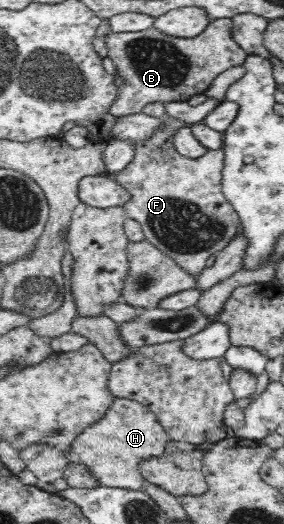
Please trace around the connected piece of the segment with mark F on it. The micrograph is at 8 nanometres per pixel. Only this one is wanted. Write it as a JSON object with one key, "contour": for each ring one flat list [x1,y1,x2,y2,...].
{"contour":[[165,114,162,123,144,139,132,141,134,146,133,160,127,168,112,177,125,188,131,200,122,204,123,210,141,225,145,240,155,245,161,252,167,253,177,264,192,275,199,275,206,267,205,262,216,256,236,236,241,228,240,219,222,192,222,171,225,151,223,147,209,149,202,158,191,159,179,154,175,149,175,134,181,128,191,127,189,121,183,121,173,115]]}

